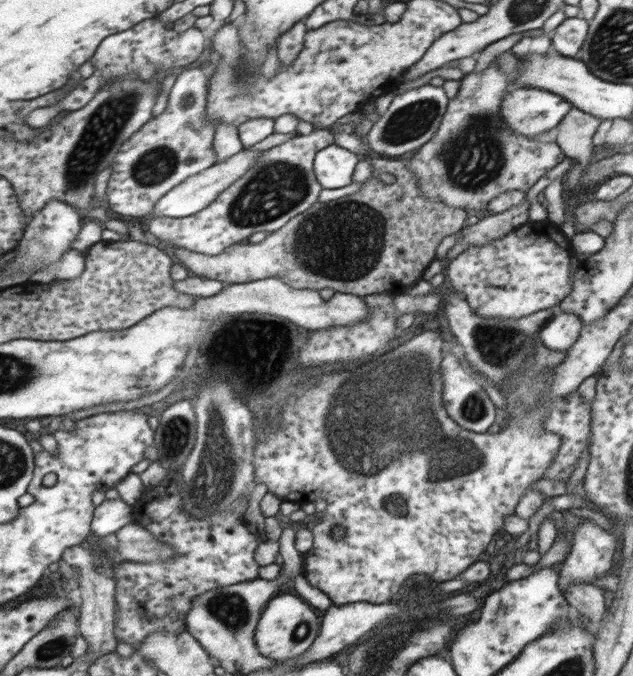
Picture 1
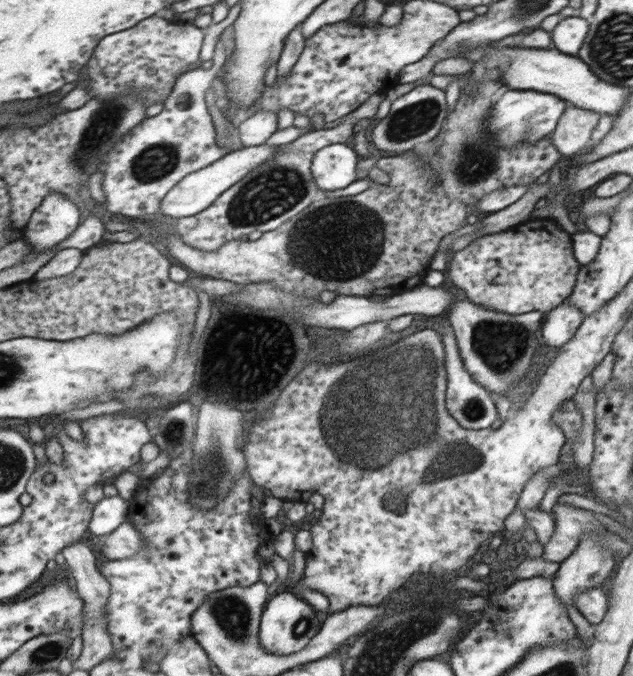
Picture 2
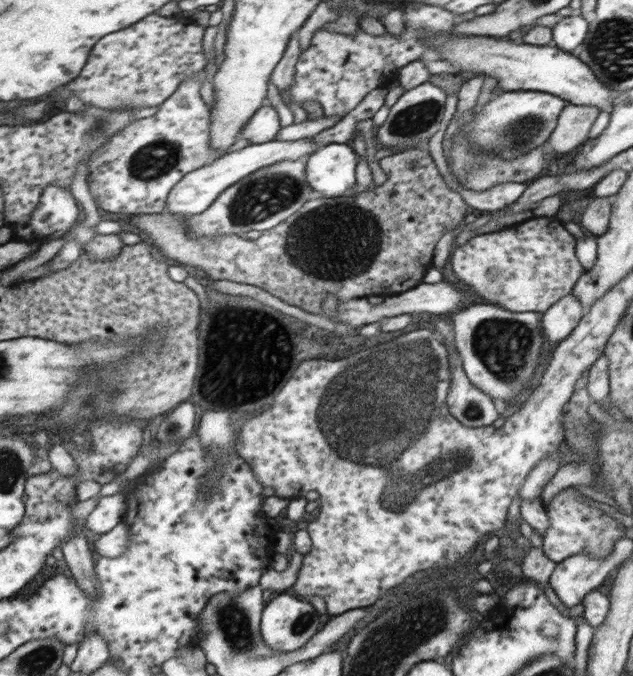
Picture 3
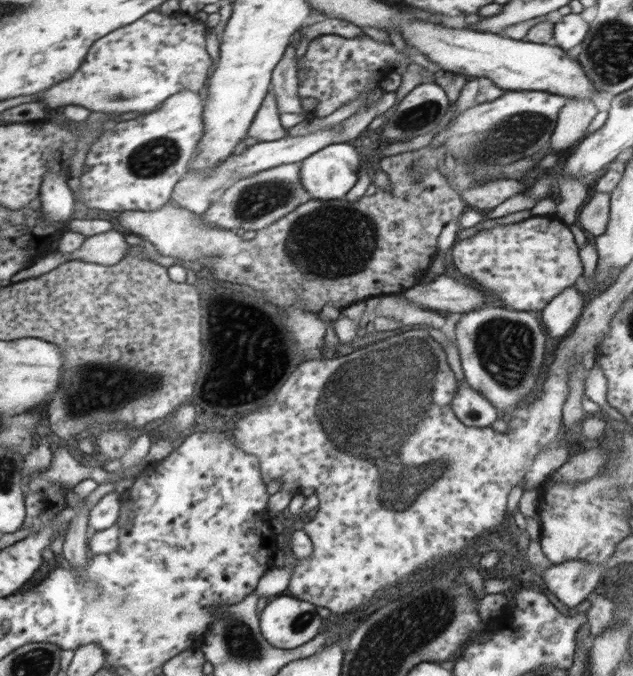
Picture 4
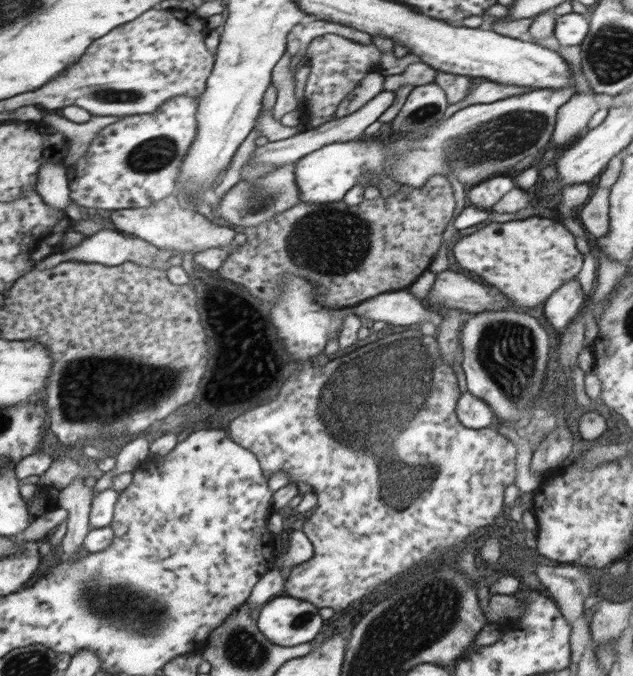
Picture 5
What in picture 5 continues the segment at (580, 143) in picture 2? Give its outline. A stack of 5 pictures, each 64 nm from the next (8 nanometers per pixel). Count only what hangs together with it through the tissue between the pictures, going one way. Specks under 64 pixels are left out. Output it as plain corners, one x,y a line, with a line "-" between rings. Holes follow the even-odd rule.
594,92
574,93
557,112
552,140
557,146
570,145
576,136
581,136
590,118
599,109

